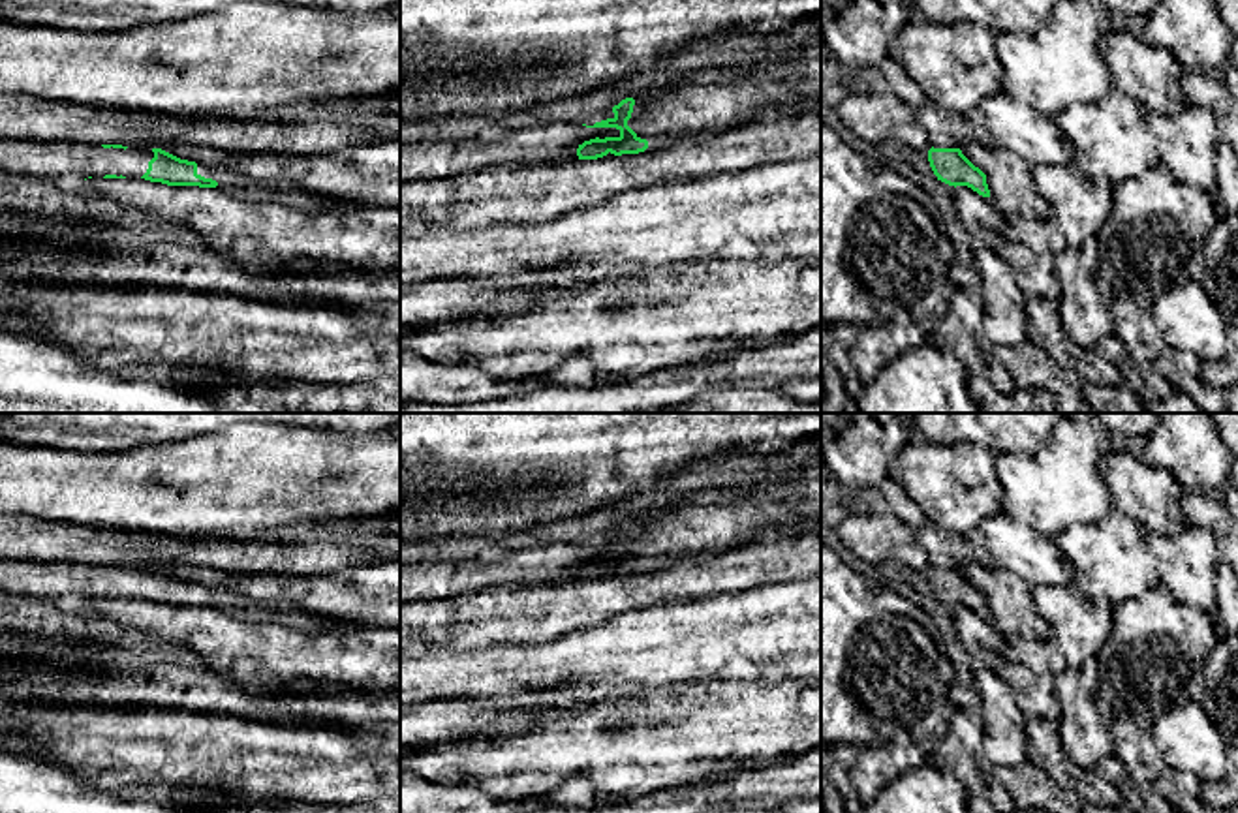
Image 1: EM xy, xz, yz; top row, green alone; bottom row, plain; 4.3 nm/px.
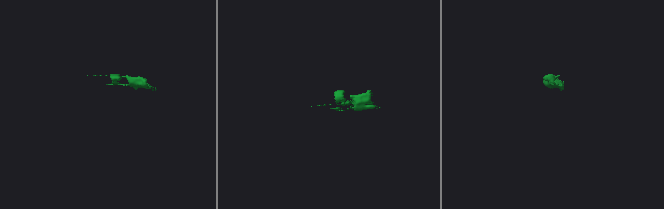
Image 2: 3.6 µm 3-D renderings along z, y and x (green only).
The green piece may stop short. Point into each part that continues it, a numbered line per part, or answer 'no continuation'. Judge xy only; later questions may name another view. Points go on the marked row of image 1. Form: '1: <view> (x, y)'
1: xy (62, 160)
2: xy (237, 184)

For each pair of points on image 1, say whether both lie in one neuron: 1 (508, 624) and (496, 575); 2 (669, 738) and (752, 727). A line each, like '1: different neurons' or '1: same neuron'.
1: different neurons
2: same neuron

